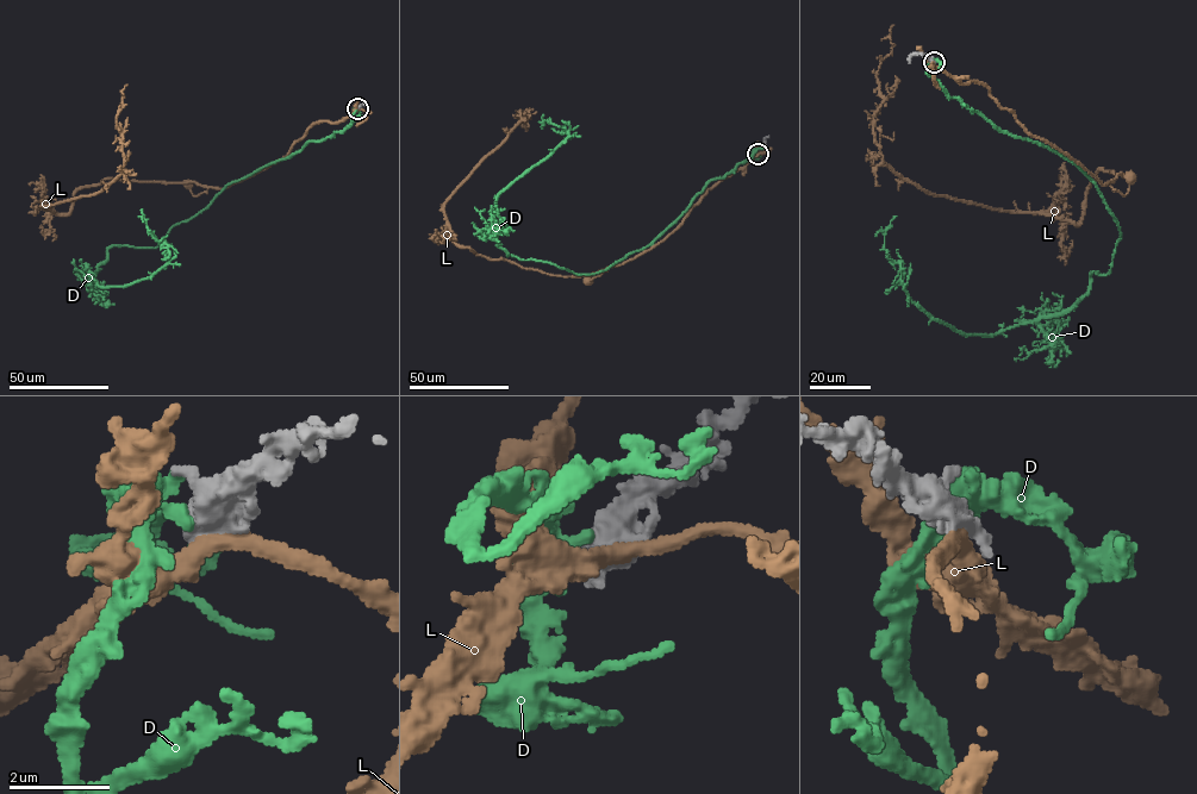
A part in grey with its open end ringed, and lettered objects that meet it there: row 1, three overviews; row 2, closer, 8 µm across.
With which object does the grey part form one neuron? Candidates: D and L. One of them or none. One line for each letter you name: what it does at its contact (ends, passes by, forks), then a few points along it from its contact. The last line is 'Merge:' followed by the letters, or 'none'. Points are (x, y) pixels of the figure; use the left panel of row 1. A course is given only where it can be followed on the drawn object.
Merge: none

